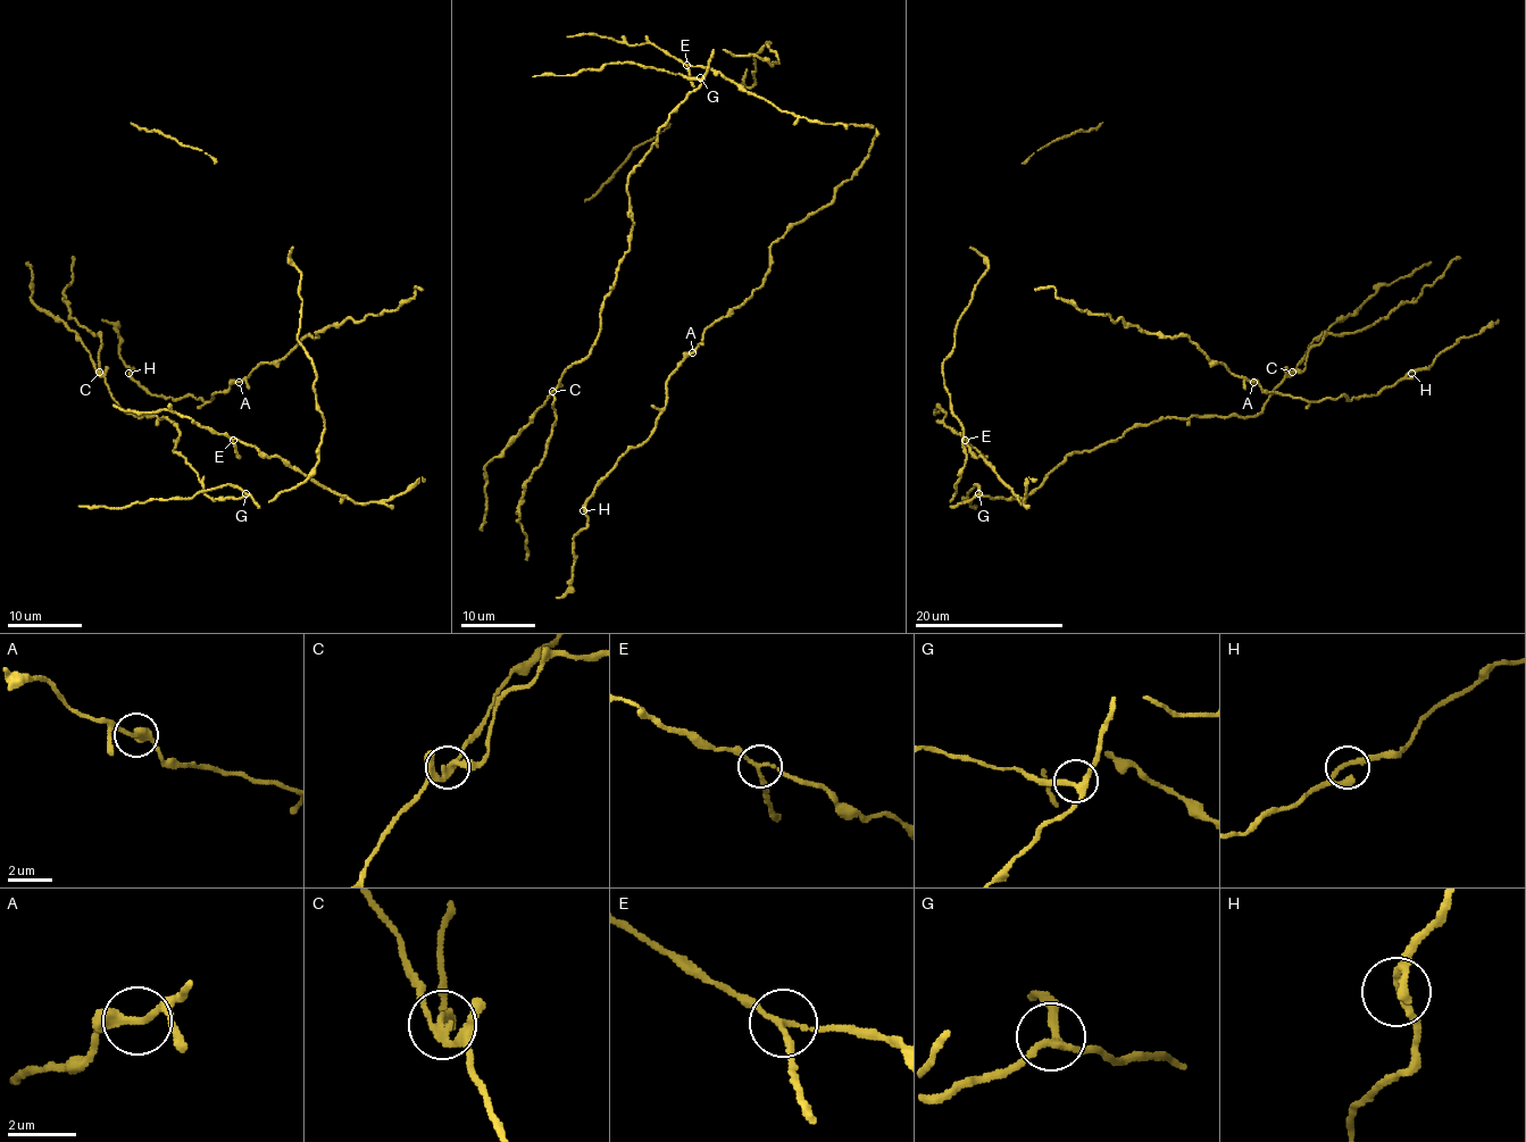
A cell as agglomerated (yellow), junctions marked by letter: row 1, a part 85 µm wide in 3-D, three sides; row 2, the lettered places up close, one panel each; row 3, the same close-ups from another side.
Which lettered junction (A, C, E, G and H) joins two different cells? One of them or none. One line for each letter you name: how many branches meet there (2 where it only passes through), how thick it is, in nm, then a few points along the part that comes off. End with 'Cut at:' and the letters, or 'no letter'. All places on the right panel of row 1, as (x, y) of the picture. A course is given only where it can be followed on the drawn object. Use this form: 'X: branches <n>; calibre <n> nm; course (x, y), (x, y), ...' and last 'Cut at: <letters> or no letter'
C: branches 3; calibre 190 nm; course (1292, 373), (1304, 367), (1307, 352), (1329, 333), (1365, 330), (1401, 303), (1412, 302), (1453, 259), (1461, 257)
Cut at: C

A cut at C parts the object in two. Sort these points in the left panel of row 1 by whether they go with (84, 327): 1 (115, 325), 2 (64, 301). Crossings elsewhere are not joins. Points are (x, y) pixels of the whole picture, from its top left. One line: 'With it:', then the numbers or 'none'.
With it: 2

